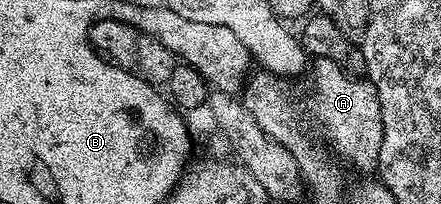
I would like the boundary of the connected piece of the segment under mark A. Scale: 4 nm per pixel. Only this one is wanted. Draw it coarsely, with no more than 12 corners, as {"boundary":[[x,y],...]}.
{"boundary":[[312,66],[317,118],[334,152],[376,171],[383,114],[368,77]]}

